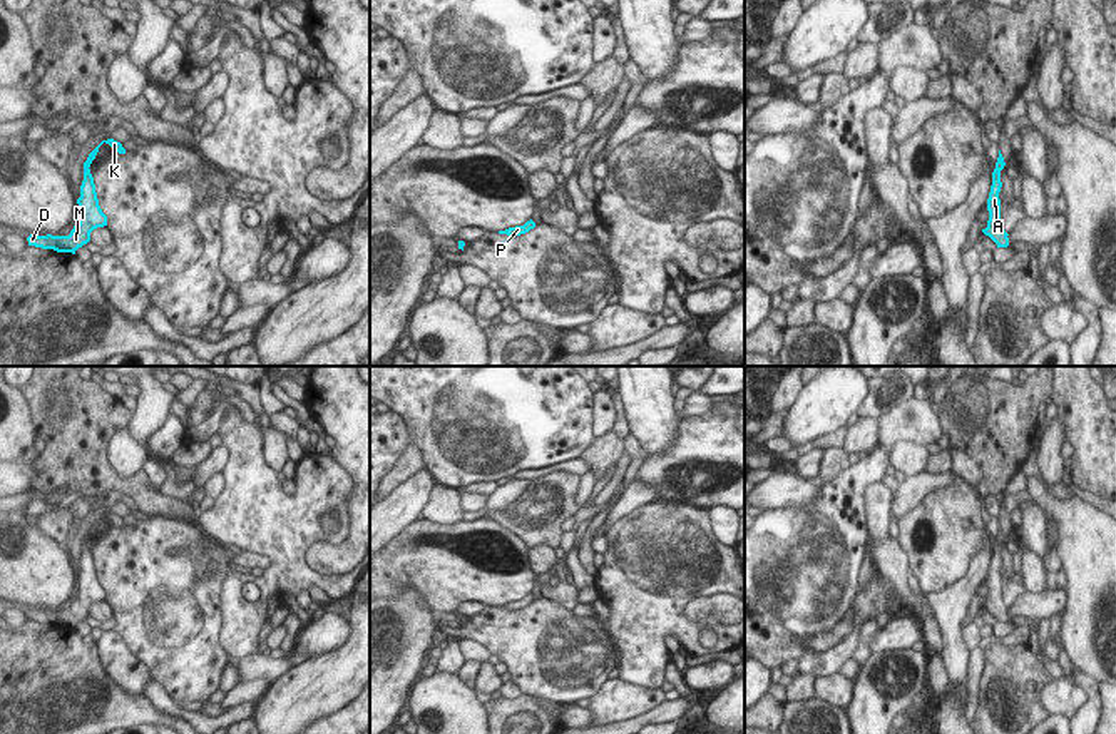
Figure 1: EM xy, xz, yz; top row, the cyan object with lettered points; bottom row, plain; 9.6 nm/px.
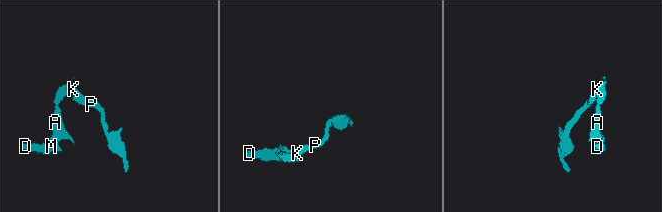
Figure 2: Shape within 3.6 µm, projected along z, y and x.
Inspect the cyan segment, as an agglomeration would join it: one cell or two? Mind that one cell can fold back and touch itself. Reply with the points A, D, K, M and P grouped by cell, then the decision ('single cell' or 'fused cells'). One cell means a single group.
groups A D K M P; single cell

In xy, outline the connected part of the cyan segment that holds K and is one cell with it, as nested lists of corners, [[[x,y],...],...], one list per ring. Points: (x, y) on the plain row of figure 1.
[[[114,513],[102,515],[102,517],[89,528],[87,535],[84,537],[84,555],[82,555],[82,560],[80,560],[80,572],[77,573],[77,579],[79,579],[79,597],[74,600],[74,604],[70,605],[70,609],[69,609],[69,610],[52,610],[52,609],[47,609],[47,610],[35,610],[35,609],[30,609],[30,610],[27,612],[28,620],[35,620],[35,622],[42,622],[42,624],[54,624],[54,625],[57,625],[57,627],[72,627],[72,629],[75,629],[75,625],[77,625],[79,622],[82,622],[84,619],[87,619],[87,617],[90,615],[90,607],[92,607],[94,604],[107,600],[107,590],[102,587],[102,584],[100,584],[100,580],[99,580],[94,552],[92,552],[90,543],[89,543],[90,538],[92,538],[92,535],[95,533],[95,530],[97,530],[97,527],[99,527],[99,522],[100,522],[104,517],[109,518],[109,520],[114,523],[114,527],[125,528],[125,523],[122,522],[122,518],[117,517],[117,515],[114,515]]]

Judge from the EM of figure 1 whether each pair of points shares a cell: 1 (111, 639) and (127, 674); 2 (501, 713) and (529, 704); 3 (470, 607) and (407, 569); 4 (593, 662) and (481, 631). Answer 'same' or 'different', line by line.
1: same
2: same
3: different
4: same

